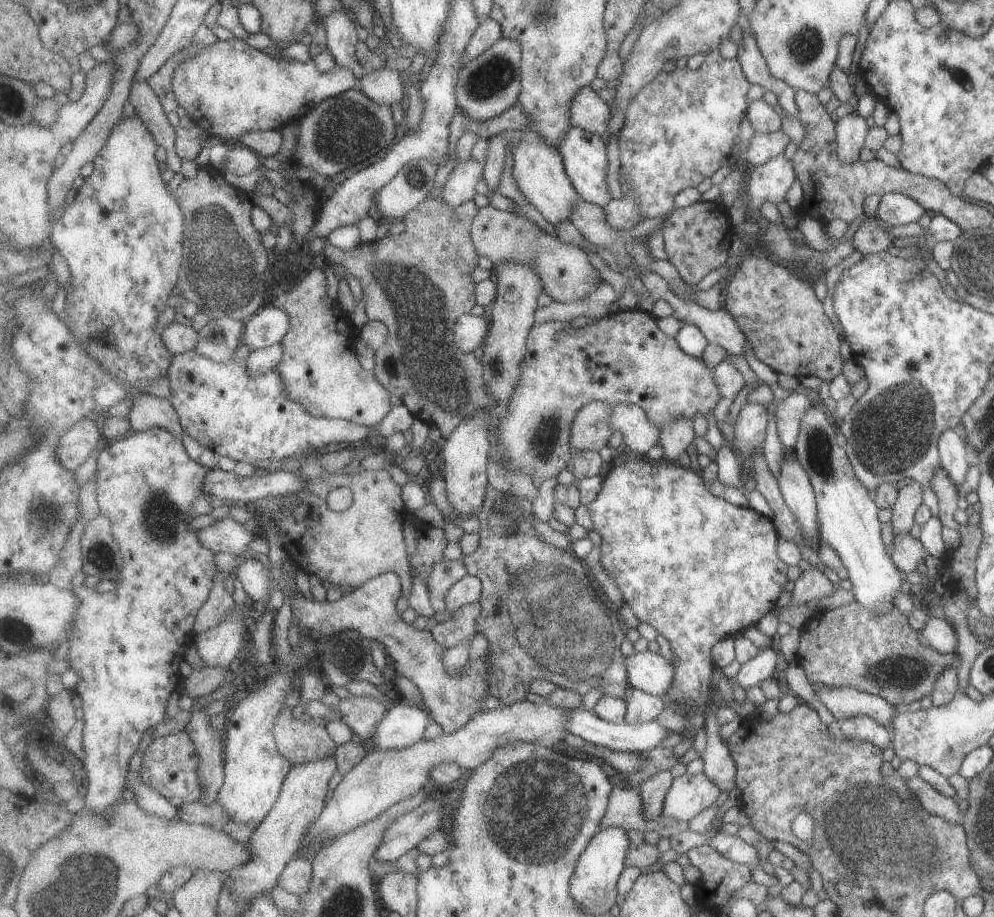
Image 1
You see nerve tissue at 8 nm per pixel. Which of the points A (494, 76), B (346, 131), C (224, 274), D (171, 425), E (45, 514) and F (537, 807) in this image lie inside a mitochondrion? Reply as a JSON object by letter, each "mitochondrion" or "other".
{"A":"mitochondrion","B":"mitochondrion","C":"mitochondrion","D":"other","E":"mitochondrion","F":"mitochondrion"}

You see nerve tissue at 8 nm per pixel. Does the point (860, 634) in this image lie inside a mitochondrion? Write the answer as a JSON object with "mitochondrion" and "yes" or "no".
{"mitochondrion":"no"}

